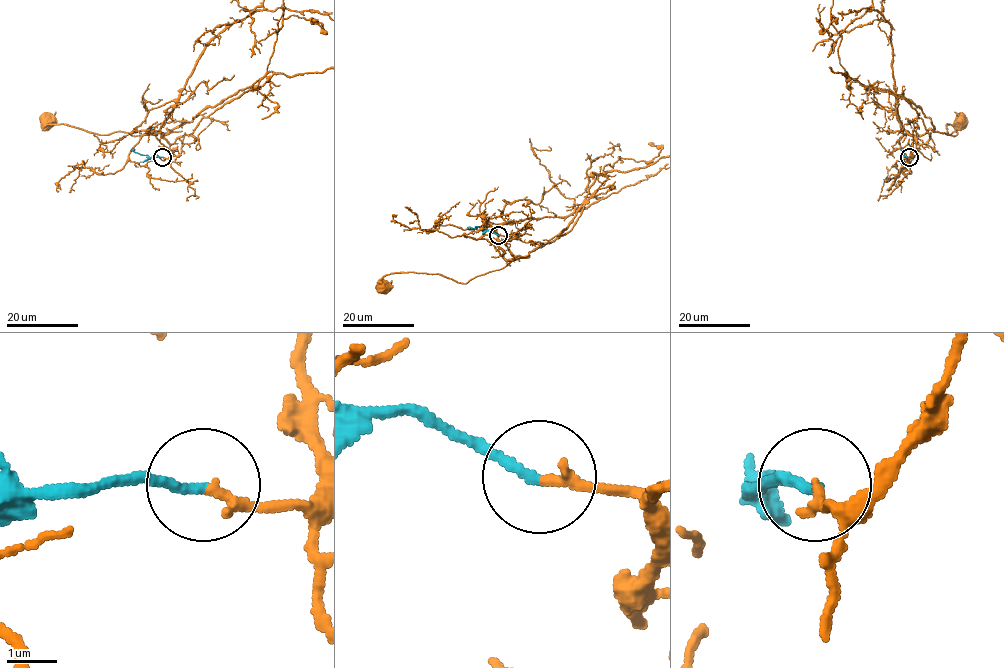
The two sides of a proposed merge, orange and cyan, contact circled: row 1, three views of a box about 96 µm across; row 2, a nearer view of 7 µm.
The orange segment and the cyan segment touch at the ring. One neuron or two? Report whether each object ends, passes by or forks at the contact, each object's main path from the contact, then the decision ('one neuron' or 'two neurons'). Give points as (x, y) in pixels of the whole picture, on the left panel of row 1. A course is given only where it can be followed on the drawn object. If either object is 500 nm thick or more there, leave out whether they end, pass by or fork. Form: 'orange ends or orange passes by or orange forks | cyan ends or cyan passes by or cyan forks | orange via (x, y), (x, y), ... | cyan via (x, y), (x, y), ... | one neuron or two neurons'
orange ends | cyan ends | orange via (162, 157), (170, 158), (170, 144), (162, 136), (172, 130), (103, 135), (46, 124), (46, 119) | cyan via (162, 157), (150, 157), (134, 152), (134, 148) | one neuron

